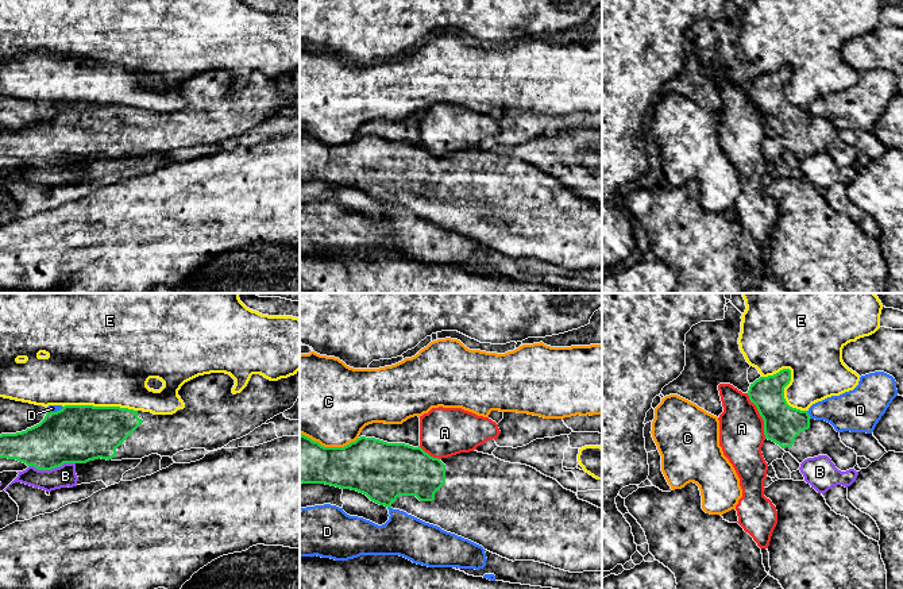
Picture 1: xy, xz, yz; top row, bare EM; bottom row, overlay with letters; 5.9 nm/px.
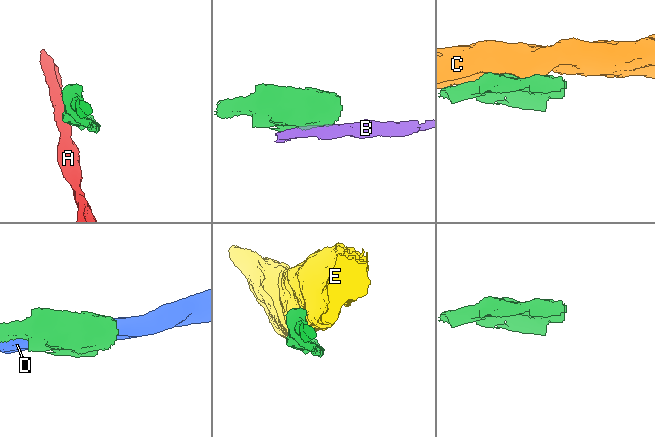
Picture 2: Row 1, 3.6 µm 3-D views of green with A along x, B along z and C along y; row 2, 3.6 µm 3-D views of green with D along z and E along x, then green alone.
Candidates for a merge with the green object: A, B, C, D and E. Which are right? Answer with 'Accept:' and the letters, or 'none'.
Accept: none

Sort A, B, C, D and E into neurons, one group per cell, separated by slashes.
A / B / C / D / E

